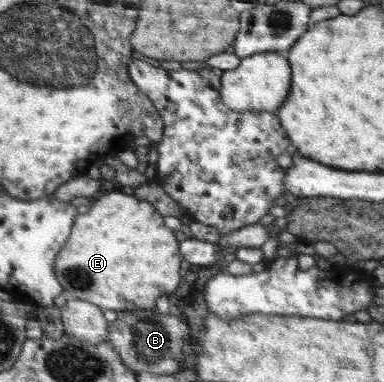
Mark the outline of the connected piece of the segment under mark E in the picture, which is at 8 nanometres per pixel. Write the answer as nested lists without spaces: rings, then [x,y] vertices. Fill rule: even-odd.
[[[129,190],[108,192],[90,204],[87,214],[77,217],[77,228],[73,228],[73,236],[69,235],[69,244],[65,244],[65,252],[57,255],[57,280],[65,284],[65,292],[69,298],[86,300],[105,310],[119,313],[127,310],[151,309],[155,300],[163,294],[171,294],[181,282],[181,262],[183,254],[179,254],[179,240],[174,230],[163,224],[163,215],[149,202],[137,199]]]

